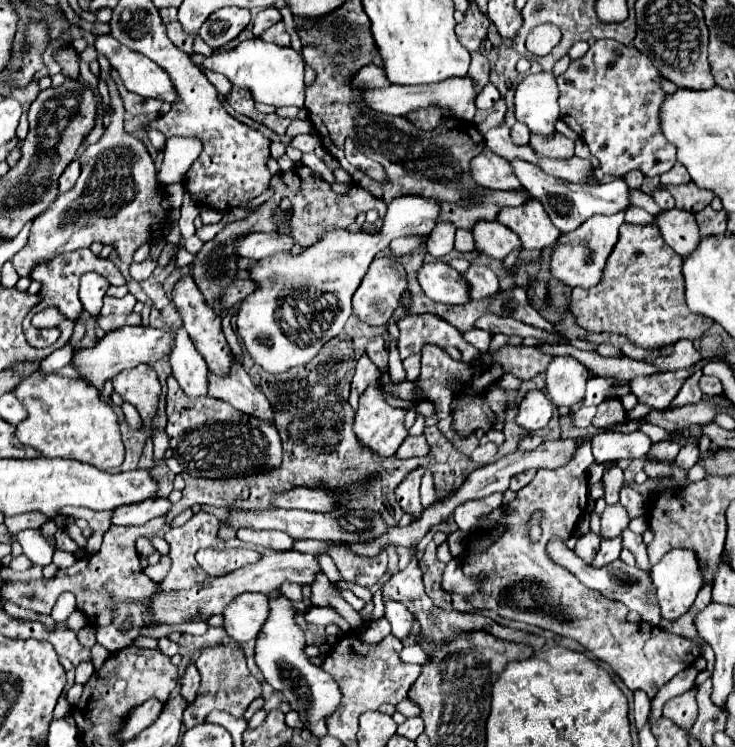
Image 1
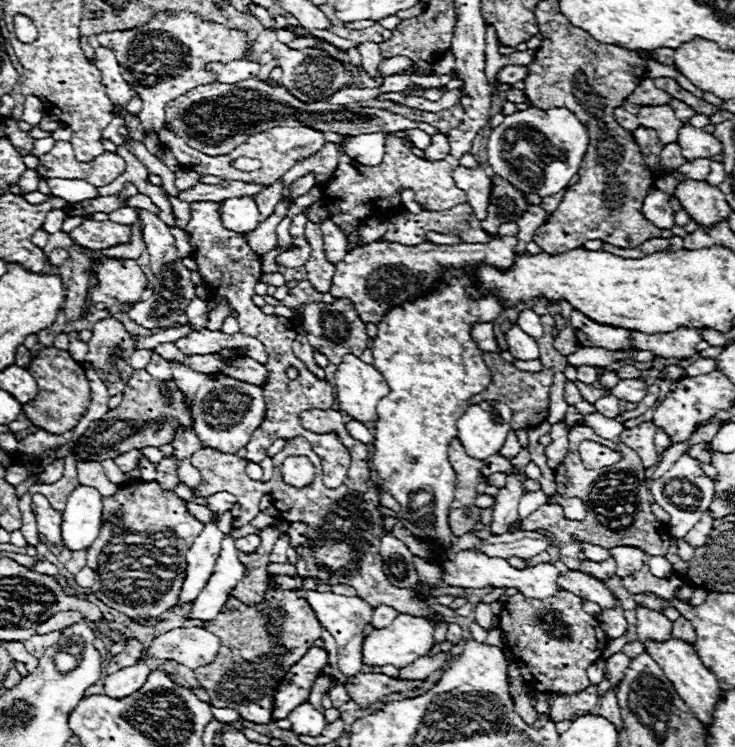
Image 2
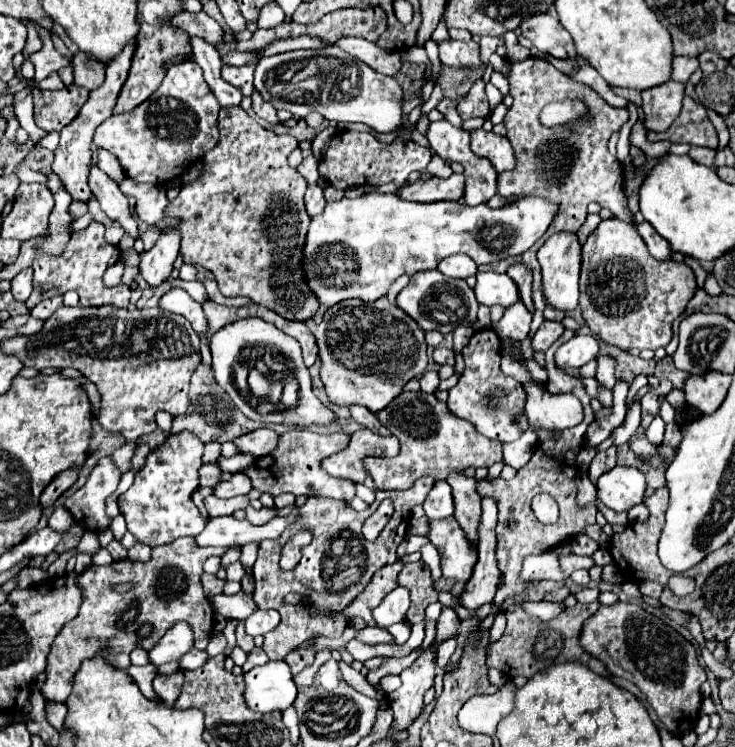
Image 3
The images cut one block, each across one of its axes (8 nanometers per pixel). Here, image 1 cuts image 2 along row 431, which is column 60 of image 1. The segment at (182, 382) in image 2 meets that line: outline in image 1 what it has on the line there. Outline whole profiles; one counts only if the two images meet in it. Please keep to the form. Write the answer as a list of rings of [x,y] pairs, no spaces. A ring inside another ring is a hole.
[[[98,56],[102,78],[106,78],[110,88],[110,104],[112,104],[112,120],[106,126],[104,136],[92,144],[86,146],[78,160],[82,164],[80,178],[76,186],[64,194],[60,194],[54,204],[38,216],[38,220],[32,222],[32,230],[28,236],[26,246],[12,258],[12,264],[18,272],[18,276],[28,278],[32,268],[38,262],[52,260],[58,254],[74,252],[78,248],[86,248],[92,242],[102,244],[114,244],[120,258],[130,264],[132,252],[142,246],[150,244],[154,238],[162,234],[162,228],[168,222],[168,210],[170,204],[164,198],[164,192],[160,190],[160,184],[156,180],[156,168],[154,162],[144,148],[144,144],[134,138],[132,134],[124,132],[124,108],[122,100],[118,100],[118,92],[114,88],[114,82],[110,78],[110,64],[104,56]],[[68,200],[102,200],[102,206],[84,206],[76,208],[74,212],[68,212]],[[108,200],[124,200],[122,204],[108,204]],[[106,202],[106,204],[104,204]]]

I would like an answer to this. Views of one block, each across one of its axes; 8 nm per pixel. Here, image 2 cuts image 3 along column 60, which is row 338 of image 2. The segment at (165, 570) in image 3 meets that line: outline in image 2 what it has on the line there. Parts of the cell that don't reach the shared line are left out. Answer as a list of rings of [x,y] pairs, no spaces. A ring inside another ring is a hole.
[[[678,328],[674,332],[662,334],[632,332],[630,338],[634,348],[650,350],[660,358],[692,358],[696,354],[696,344],[702,340],[702,336],[696,330],[688,328]]]

